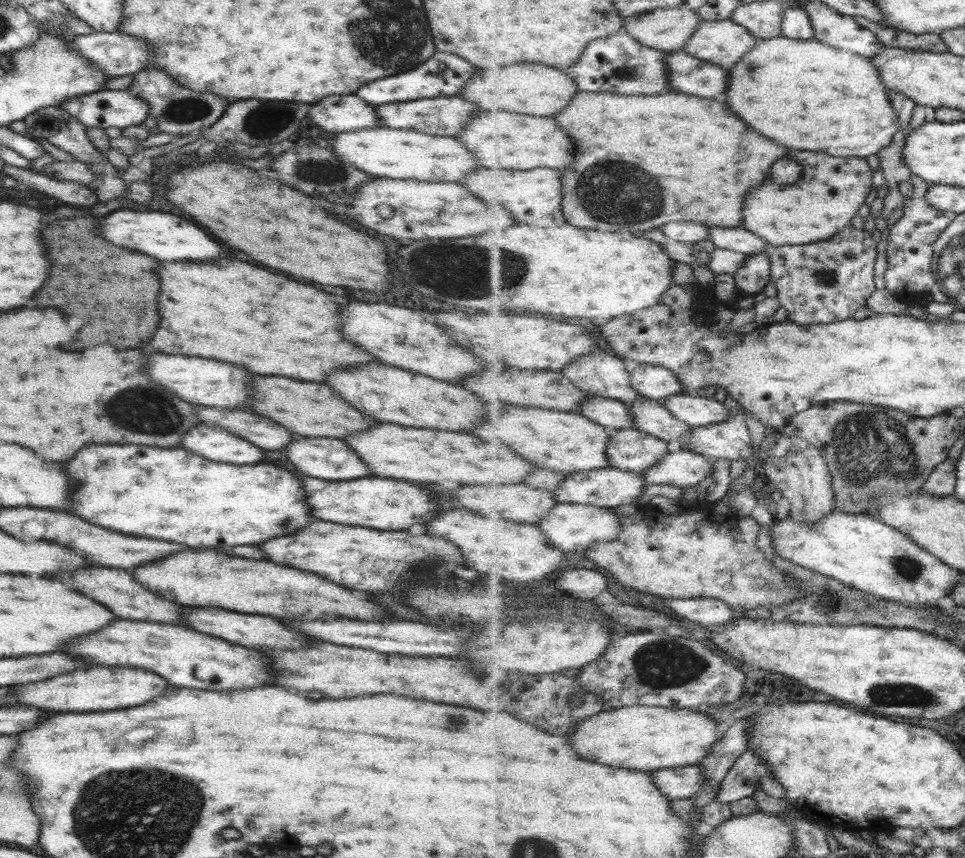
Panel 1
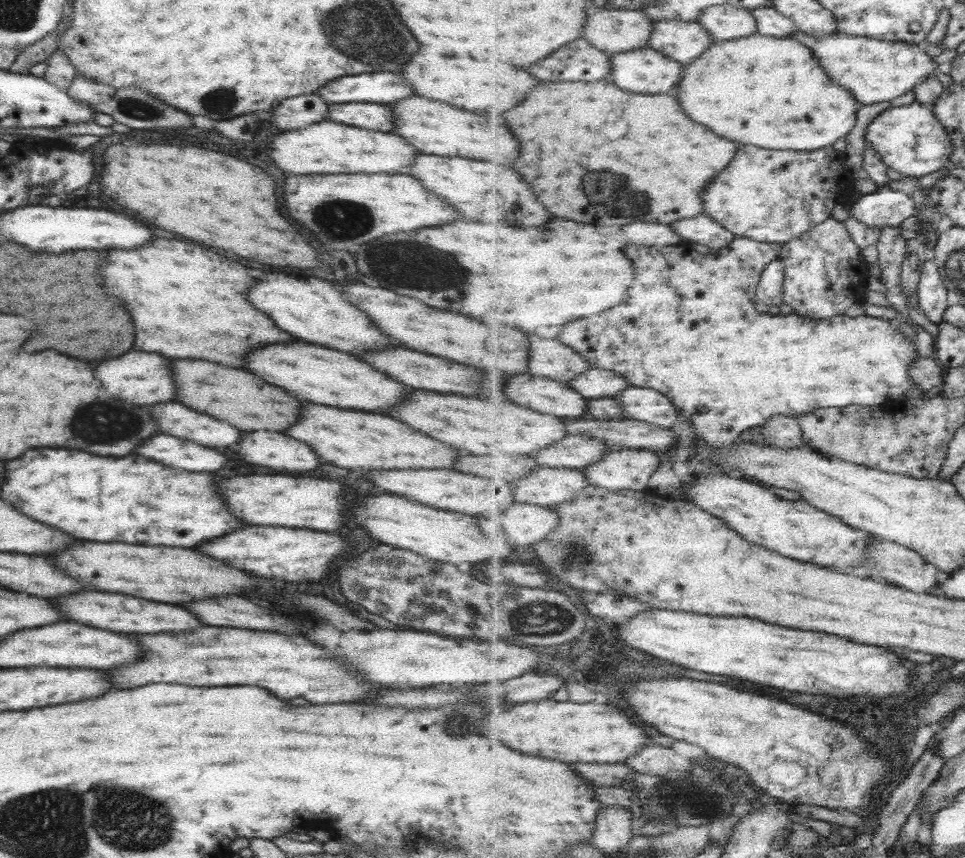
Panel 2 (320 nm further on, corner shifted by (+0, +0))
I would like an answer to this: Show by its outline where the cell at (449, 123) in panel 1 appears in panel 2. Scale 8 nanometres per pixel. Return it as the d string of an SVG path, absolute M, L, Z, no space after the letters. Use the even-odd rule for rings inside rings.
M327 104L327 120L376 132L393 132L391 114L379 104Z

